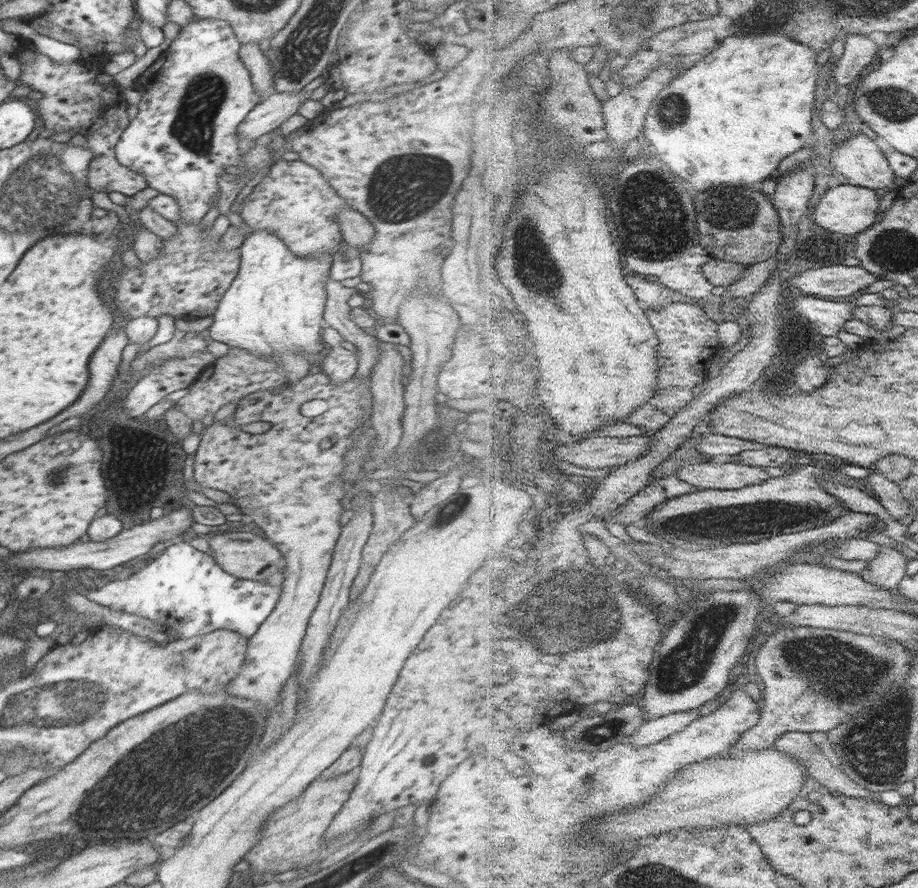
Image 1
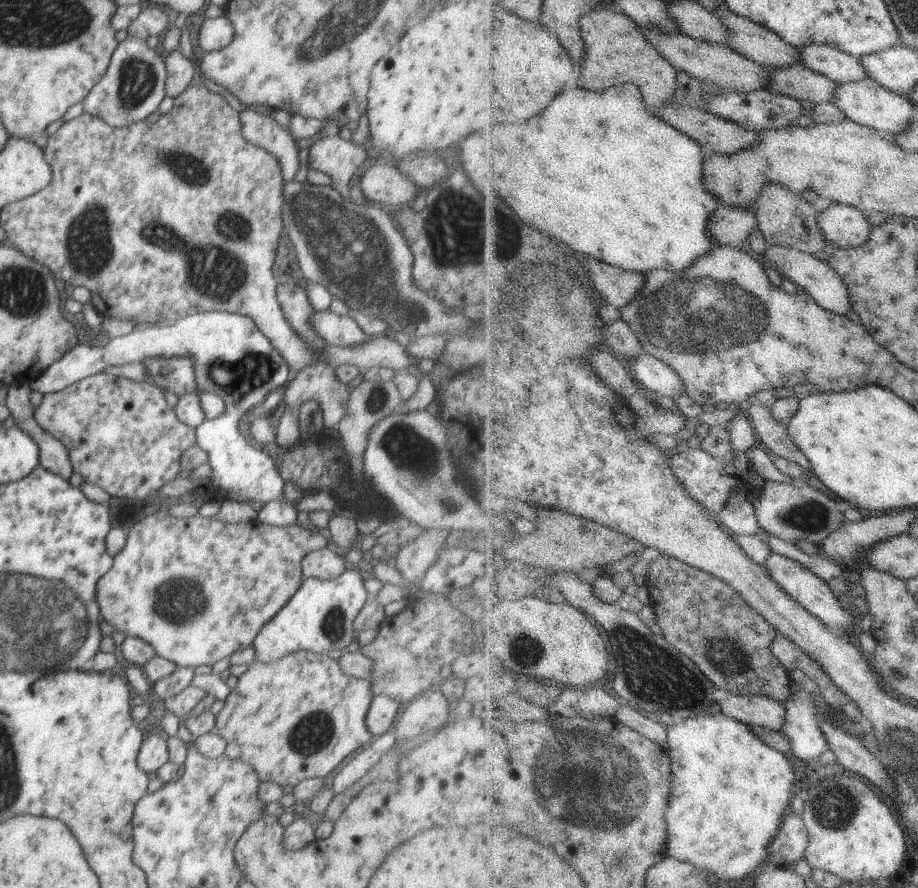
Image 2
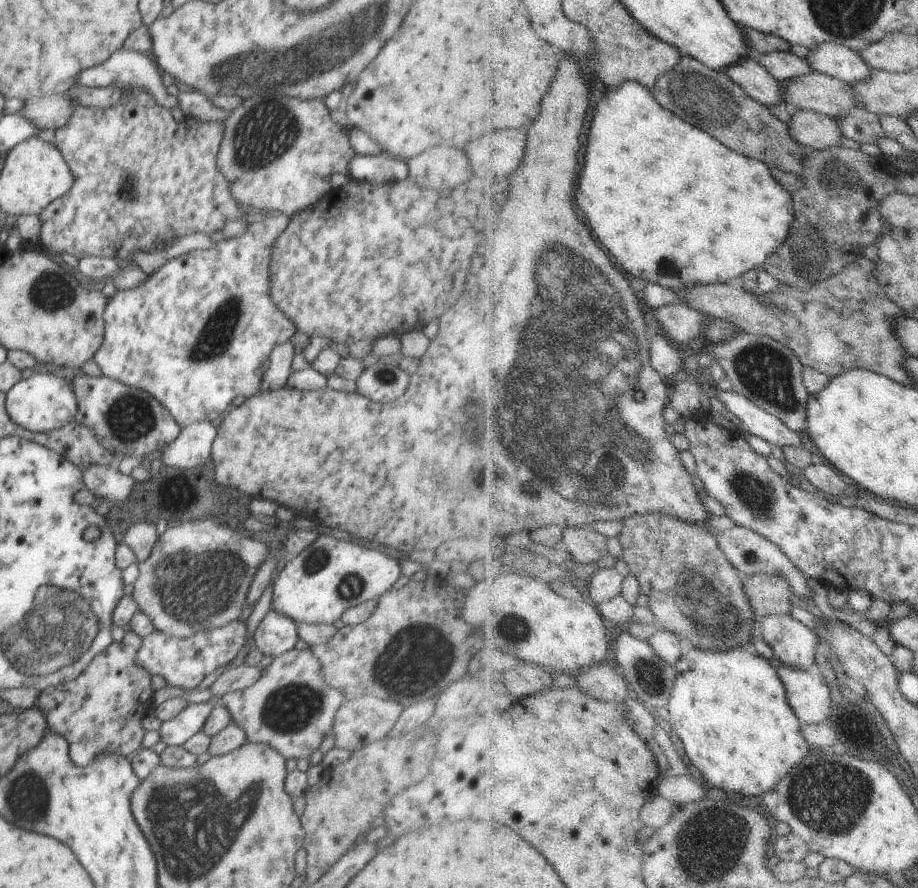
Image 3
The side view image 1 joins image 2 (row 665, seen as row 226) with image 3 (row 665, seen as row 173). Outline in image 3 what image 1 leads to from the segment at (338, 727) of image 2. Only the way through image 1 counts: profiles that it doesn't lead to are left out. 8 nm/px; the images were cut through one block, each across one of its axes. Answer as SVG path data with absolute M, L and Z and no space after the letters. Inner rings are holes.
M292 648L280 656L270 659L268 664L262 666L261 669L262 674L256 680L256 684L250 688L224 695L220 702L228 708L231 720L234 720L239 727L245 730L248 741L270 744L286 760L292 758L298 761L302 758L309 758L318 751L323 738L329 733L334 733L336 712L347 700L344 688L326 685L322 675L322 664L310 648L303 650Z

